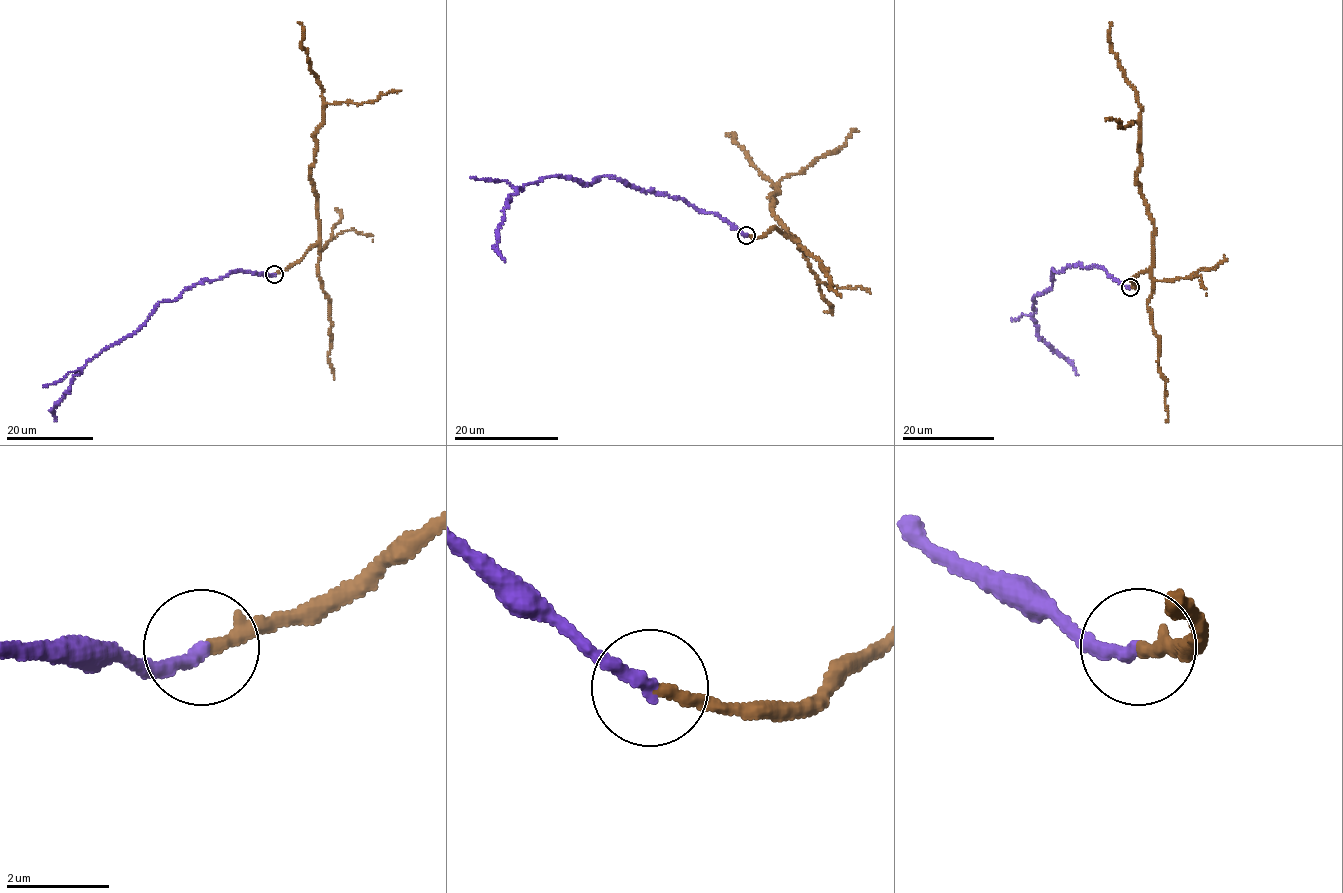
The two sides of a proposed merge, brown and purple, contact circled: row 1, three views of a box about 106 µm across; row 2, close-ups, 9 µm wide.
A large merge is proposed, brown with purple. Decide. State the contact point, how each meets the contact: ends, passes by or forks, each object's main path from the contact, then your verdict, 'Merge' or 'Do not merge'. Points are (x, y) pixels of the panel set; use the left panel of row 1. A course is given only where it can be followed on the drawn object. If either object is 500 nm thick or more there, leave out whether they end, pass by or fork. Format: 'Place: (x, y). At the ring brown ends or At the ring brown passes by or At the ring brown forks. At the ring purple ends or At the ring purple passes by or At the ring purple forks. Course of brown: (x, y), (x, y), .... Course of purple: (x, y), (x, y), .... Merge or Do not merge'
Place: (274, 274). At the ring brown ends. At the ring purple ends. Course of brown: (274, 274), (303, 259), (319, 237), (310, 177), (322, 87), (298, 22). Course of purple: (274, 274), (238, 270), (200, 280), (175, 300), (161, 301), (137, 330), (85, 362), (52, 412), (55, 421). Merge

